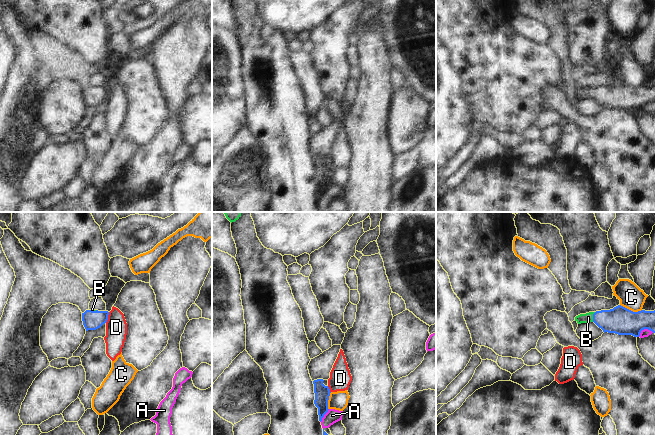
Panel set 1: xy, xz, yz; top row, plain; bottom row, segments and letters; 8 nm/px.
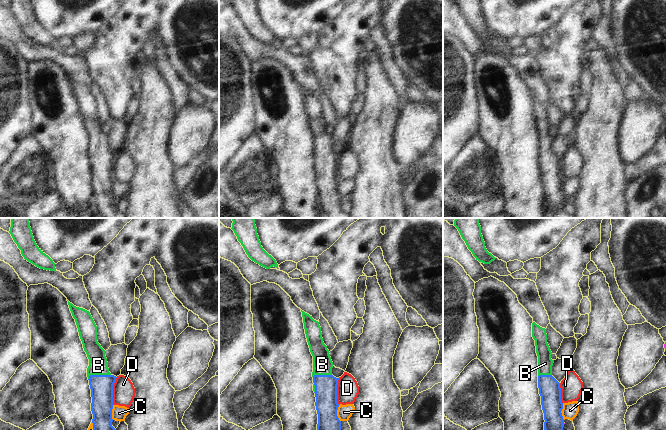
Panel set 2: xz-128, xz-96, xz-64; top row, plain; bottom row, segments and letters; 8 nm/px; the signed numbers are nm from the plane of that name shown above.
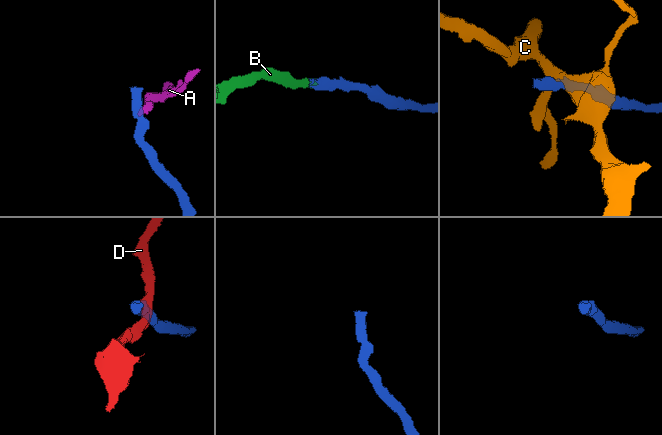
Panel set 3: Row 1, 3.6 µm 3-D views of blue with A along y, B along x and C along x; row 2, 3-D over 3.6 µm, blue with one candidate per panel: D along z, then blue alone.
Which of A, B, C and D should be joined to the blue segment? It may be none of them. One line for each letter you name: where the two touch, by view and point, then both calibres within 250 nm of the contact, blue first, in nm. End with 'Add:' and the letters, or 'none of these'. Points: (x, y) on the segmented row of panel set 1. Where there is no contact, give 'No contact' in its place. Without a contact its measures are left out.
B: Touches blue at yz (593, 317). Thickness 220 nm (blue) against 80 nm
Add: B.

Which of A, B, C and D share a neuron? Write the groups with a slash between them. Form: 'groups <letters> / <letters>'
groups A / B / C / D

